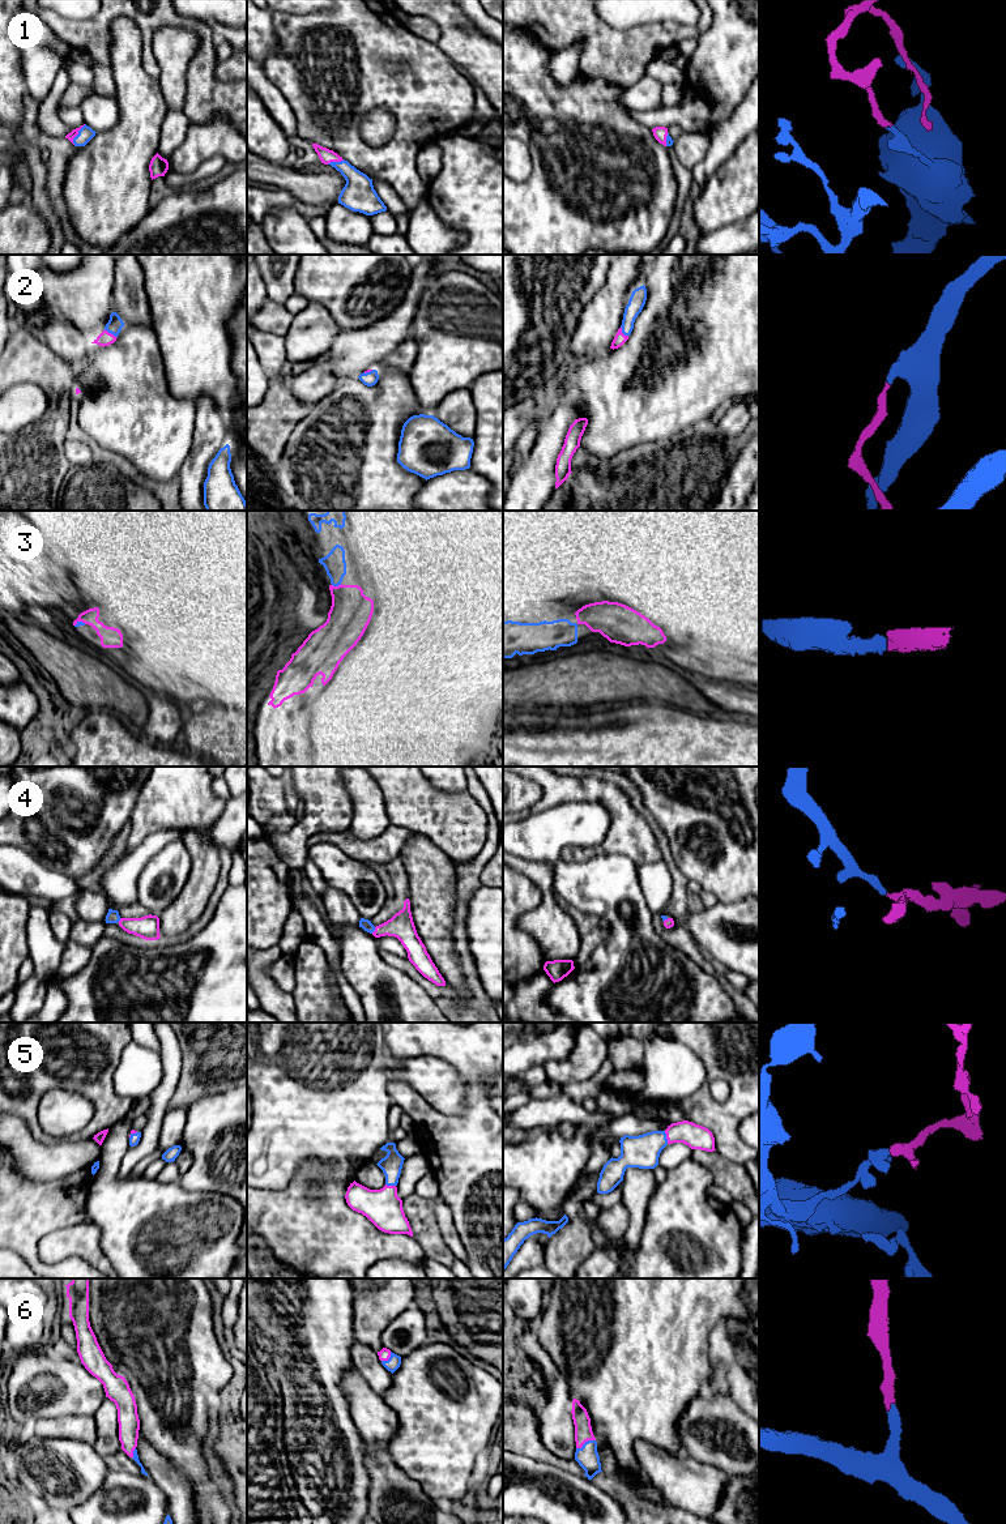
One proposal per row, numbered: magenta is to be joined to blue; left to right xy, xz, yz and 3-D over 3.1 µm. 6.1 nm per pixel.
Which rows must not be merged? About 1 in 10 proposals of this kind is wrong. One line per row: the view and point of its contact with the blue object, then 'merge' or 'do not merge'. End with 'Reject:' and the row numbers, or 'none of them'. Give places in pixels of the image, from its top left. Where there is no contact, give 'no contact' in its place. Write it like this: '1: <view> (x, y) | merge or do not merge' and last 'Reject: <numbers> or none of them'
1: xy (77, 135) | merge
2: xy (111, 333) | merge
3: xz (336, 585) | merge
4: xz (374, 930) | merge
5: yz (665, 1138) | merge
6: yz (585, 1442) | merge
Reject: none of them

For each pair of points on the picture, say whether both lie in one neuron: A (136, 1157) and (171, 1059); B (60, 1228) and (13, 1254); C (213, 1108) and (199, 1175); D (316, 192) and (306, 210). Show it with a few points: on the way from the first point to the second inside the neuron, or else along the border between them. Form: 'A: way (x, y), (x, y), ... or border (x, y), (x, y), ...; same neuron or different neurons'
A: way (150, 1132), (160, 1097), (167, 1084); same neuron
B: way (48, 1228), (39, 1228), (25, 1242); same neuron
C: way (213, 1125), (208, 1149), (203, 1158); same neuron
D: border (282, 190), (307, 203), (328, 206); different neurons

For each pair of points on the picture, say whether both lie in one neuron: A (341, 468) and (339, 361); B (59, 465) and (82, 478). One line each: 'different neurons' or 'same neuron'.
A: different neurons
B: different neurons

